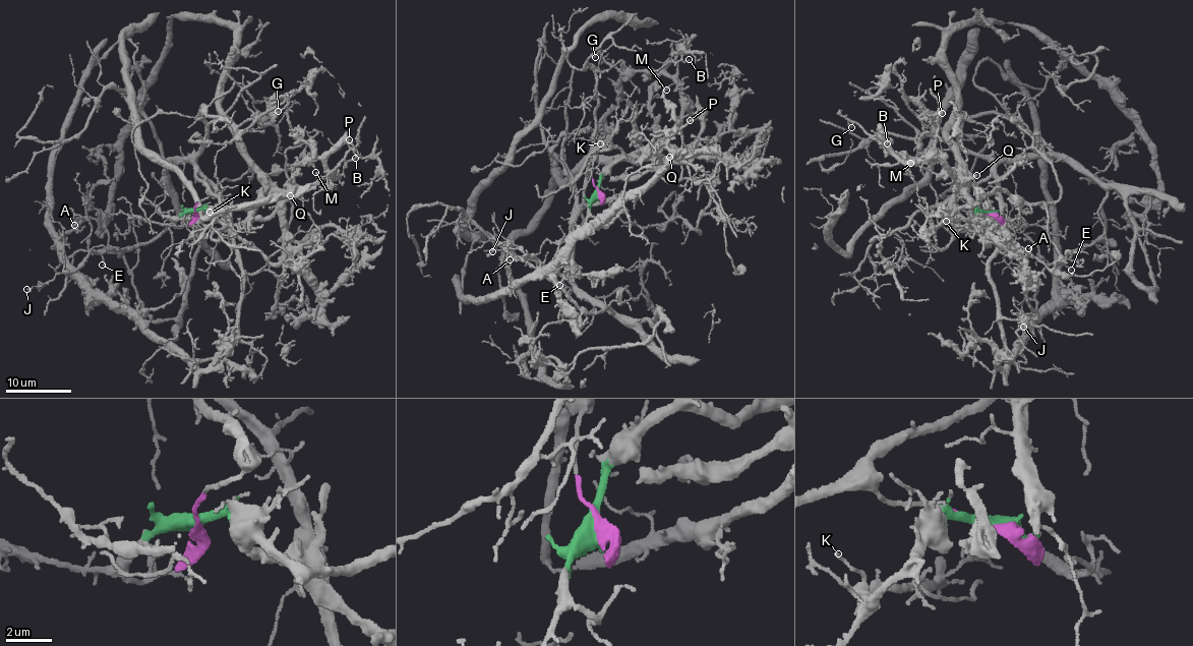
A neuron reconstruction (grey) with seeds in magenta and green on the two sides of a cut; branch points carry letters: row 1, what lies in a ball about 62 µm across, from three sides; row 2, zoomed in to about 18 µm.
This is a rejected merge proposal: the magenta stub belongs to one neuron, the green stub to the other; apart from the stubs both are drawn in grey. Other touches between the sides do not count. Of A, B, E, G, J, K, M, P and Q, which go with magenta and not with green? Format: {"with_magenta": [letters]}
{"with_magenta": ["A", "E", "J"]}

